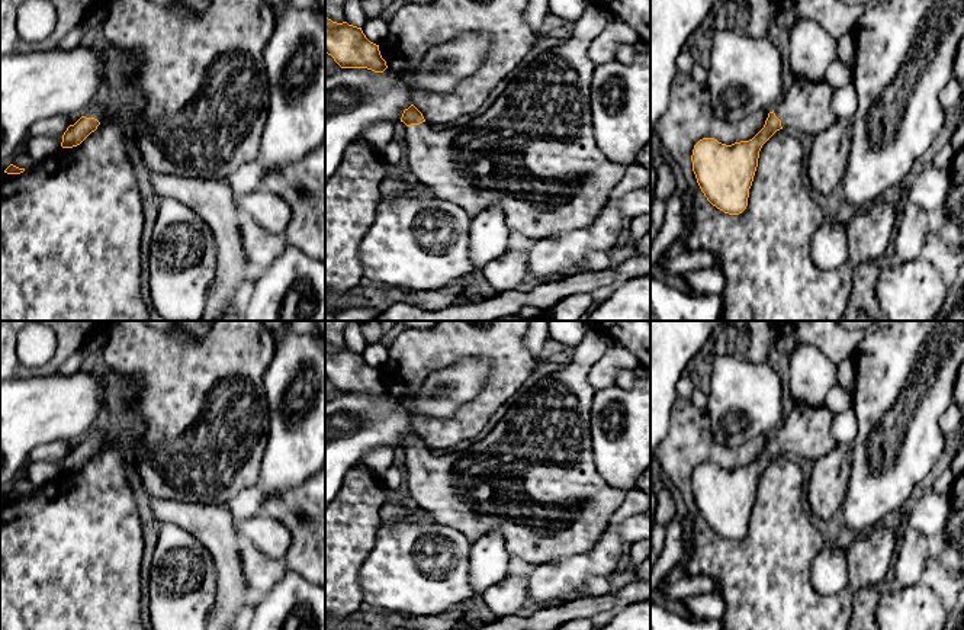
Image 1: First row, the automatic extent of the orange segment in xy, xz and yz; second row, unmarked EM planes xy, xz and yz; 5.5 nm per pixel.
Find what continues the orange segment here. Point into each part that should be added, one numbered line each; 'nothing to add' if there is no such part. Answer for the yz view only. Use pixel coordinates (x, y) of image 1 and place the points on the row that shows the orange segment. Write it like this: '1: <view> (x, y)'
1: yz (806, 108)

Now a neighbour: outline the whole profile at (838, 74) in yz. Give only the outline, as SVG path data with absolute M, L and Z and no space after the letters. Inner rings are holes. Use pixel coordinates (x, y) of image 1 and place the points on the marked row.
M838 57L830 62L825 80L828 84L838 90L854 80L852 71Z

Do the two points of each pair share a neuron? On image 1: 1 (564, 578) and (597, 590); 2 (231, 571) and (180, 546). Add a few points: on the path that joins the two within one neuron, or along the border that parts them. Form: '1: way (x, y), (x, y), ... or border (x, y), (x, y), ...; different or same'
1: border (606, 577), (590, 577), (584, 582), (581, 595); different
2: border (192, 534), (212, 559), (217, 595); different

